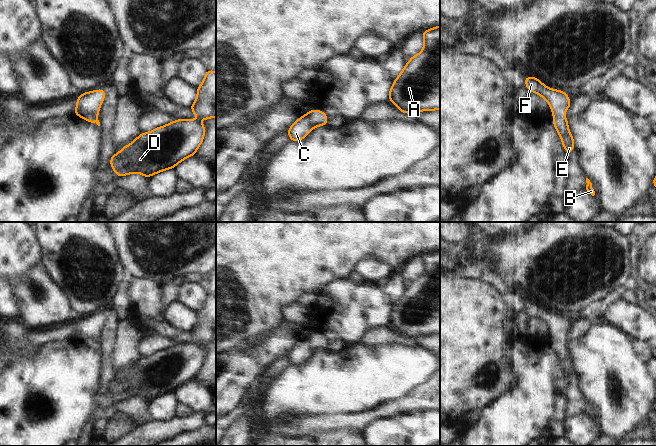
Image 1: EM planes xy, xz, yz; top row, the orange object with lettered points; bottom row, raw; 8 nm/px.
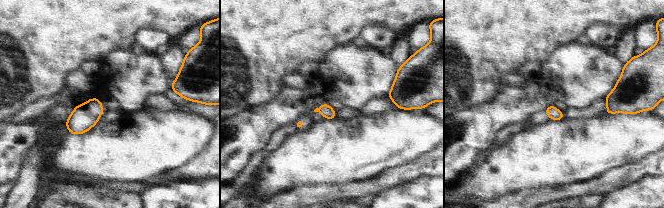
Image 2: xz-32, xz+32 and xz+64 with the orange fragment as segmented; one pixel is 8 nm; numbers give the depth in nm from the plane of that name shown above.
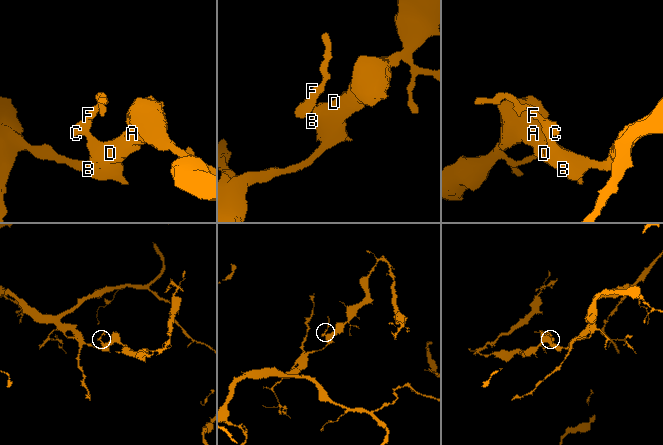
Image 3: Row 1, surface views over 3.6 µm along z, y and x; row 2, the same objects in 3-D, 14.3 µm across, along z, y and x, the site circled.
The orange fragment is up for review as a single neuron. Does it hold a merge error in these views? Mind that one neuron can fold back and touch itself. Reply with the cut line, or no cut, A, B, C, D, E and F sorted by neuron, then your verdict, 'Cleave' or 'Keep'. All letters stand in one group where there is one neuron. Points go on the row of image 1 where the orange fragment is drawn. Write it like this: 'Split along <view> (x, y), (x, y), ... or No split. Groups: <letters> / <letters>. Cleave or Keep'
No split. Groups: A B C D E F. Keep.

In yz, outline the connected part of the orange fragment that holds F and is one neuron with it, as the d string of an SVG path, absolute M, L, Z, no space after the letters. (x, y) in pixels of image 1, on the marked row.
M525 76L525 86L530 90L530 93L539 93L542 99L548 101L554 115L553 125L560 135L565 151L570 155L575 145L573 136L568 129L568 119L564 117L566 110L572 104L568 94L546 87L539 79L531 76Z

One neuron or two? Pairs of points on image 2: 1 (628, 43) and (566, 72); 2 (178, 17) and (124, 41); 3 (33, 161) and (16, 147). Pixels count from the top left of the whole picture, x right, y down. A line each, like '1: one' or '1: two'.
1: two
2: one
3: two

